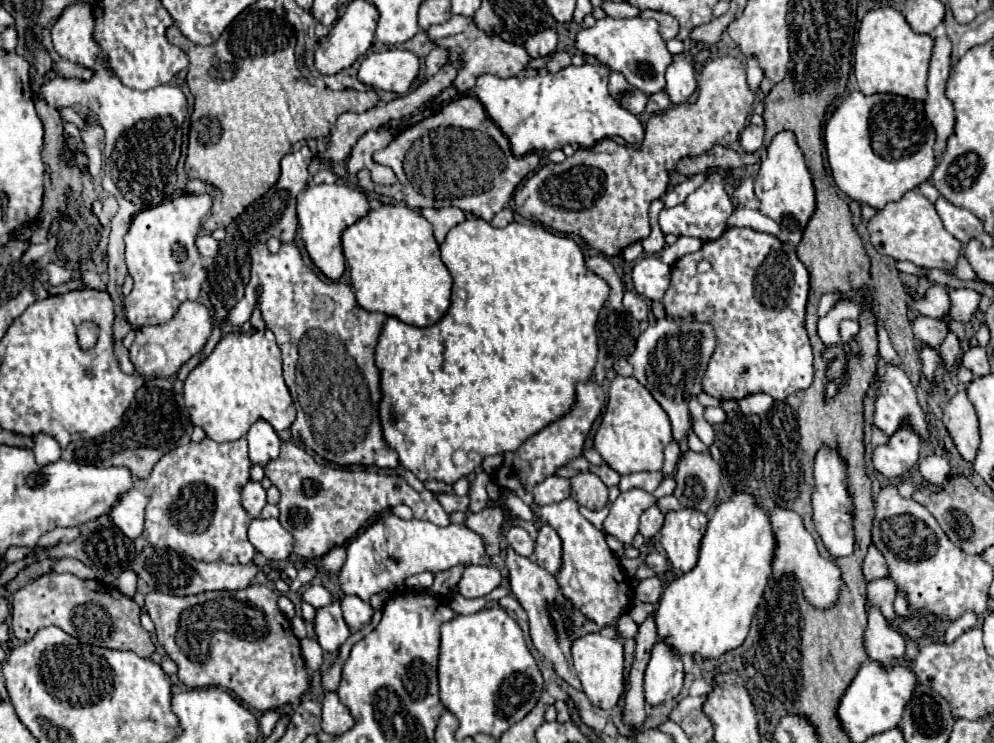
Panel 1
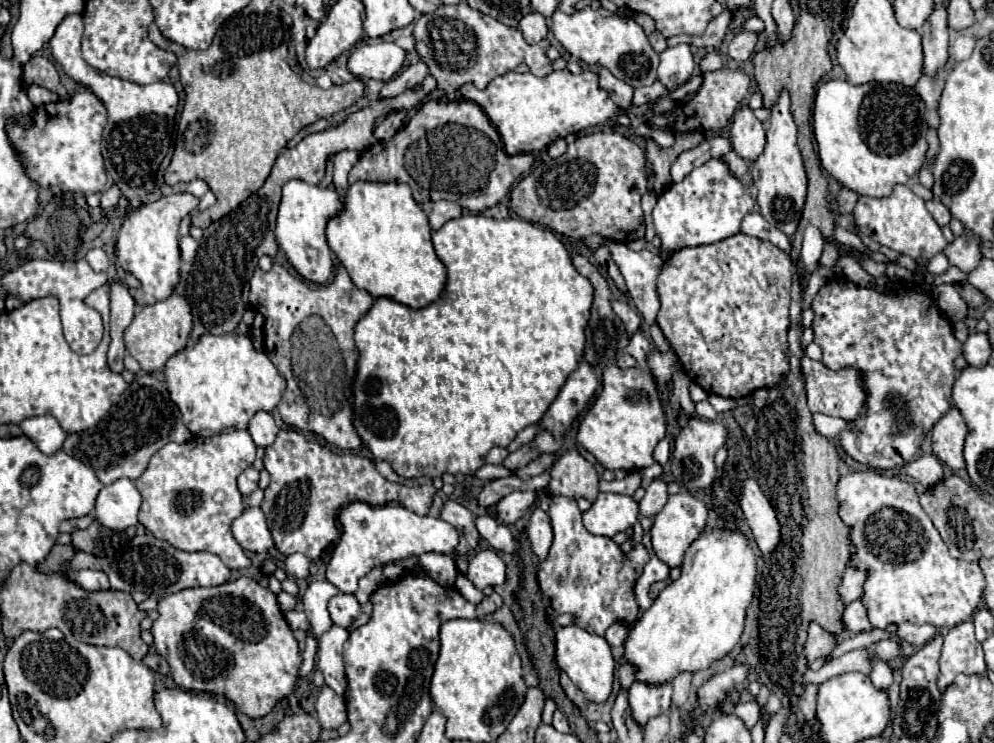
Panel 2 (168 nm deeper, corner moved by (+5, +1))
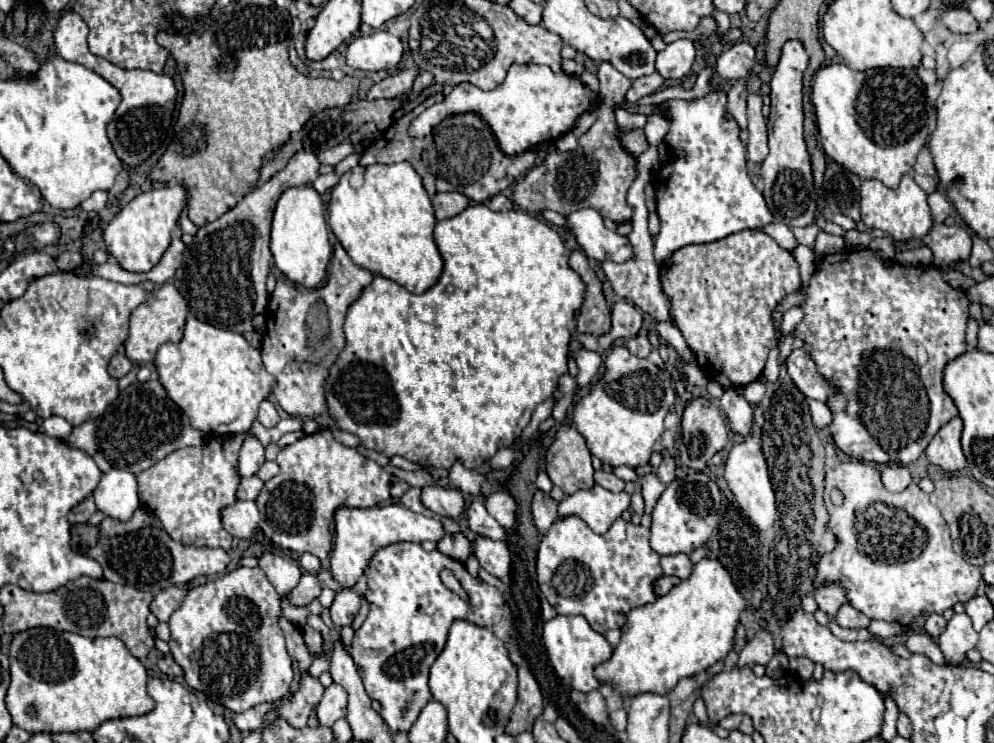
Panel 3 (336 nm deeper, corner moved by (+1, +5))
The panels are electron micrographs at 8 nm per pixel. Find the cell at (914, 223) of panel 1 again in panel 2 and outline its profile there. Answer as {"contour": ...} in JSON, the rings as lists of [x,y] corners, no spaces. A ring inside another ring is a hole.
{"contour":[[[897,185],[893,189],[893,193],[885,199],[861,195],[855,205],[853,217],[855,217],[857,227],[867,237],[871,237],[873,241],[877,241],[897,253],[911,255],[913,259],[917,259],[917,257],[931,259],[933,255],[941,253],[947,245],[947,241],[941,233],[941,227],[935,223],[935,219],[927,211],[925,201],[921,197],[917,197],[907,185]]]}

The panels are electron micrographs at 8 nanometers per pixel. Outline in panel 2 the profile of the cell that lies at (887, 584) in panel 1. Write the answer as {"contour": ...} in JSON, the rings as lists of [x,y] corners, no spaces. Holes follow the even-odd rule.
{"contour":[[[861,599],[849,603],[843,611],[843,627],[845,629],[851,629],[851,631],[871,631],[871,625],[869,625],[869,619],[867,619],[867,609],[865,605],[861,603]]]}

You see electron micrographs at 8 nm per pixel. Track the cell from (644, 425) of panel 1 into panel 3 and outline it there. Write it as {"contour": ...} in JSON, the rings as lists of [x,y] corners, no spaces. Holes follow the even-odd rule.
{"contour":[[[615,347],[605,359],[605,375],[575,405],[573,423],[585,437],[591,455],[611,467],[641,467],[651,453],[674,447],[680,418],[673,404],[675,387],[671,377],[647,359],[639,359],[627,347]]]}

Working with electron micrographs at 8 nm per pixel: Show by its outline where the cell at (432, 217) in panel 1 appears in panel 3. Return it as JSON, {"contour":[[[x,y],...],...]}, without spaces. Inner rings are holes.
{"contour":[[[453,191],[453,193],[437,193],[433,197],[433,209],[435,209],[435,217],[439,221],[455,217],[463,209],[467,209],[467,205],[469,205],[469,199],[465,195],[459,195],[457,191]]]}

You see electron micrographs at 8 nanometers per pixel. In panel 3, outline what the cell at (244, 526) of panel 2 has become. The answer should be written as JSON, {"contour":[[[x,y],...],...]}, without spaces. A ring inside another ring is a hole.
{"contour":[[[235,501],[231,507],[223,509],[221,521],[233,537],[251,541],[259,531],[261,513],[255,501]]]}

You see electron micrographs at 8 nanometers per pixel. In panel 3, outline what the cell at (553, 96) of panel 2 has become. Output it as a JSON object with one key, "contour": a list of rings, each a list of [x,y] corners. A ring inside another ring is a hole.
{"contour":[[[513,65],[503,85],[499,85],[493,91],[483,91],[471,83],[457,85],[443,99],[443,103],[437,103],[425,109],[411,123],[409,133],[415,137],[425,137],[447,115],[475,111],[493,129],[495,137],[499,139],[501,151],[505,155],[519,155],[537,143],[551,141],[561,137],[563,133],[569,133],[573,129],[575,119],[581,113],[595,109],[597,101],[599,99],[591,91],[591,87],[585,85],[579,77],[571,77],[565,71],[553,73],[549,67],[543,67],[543,65]]]}

